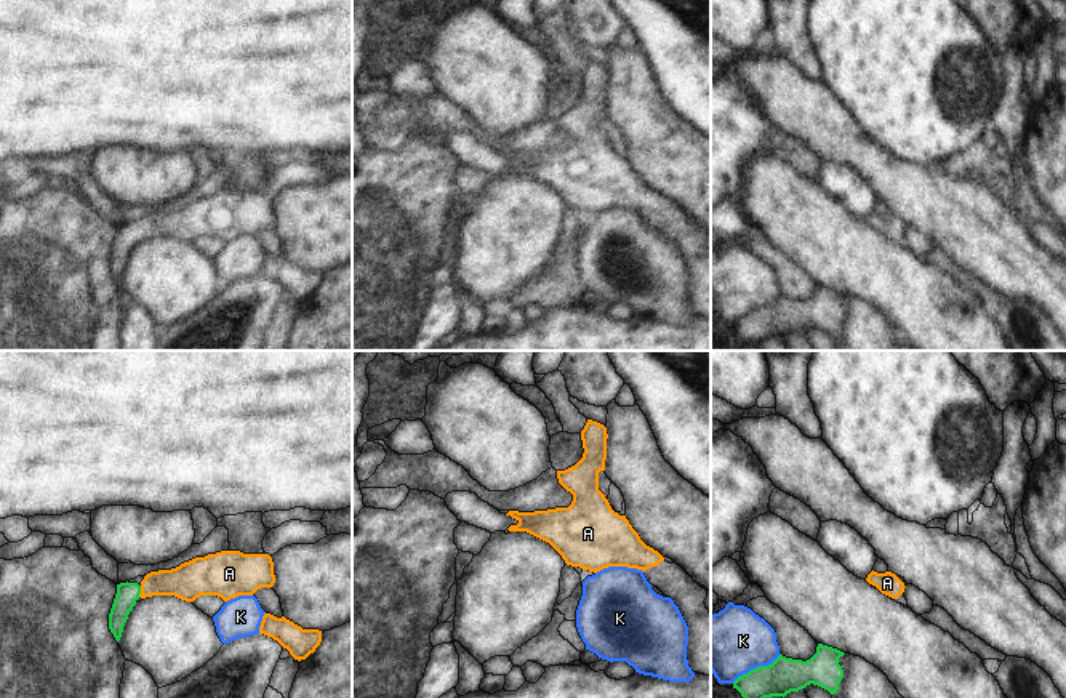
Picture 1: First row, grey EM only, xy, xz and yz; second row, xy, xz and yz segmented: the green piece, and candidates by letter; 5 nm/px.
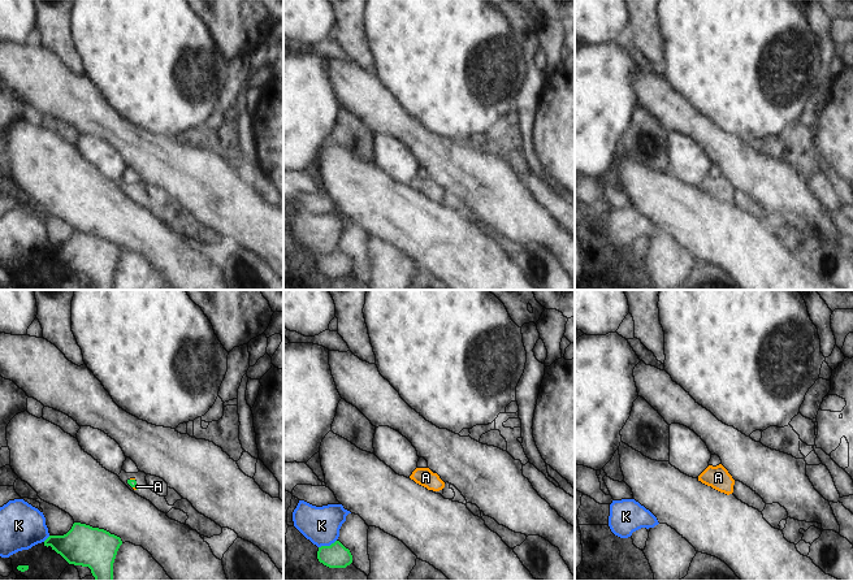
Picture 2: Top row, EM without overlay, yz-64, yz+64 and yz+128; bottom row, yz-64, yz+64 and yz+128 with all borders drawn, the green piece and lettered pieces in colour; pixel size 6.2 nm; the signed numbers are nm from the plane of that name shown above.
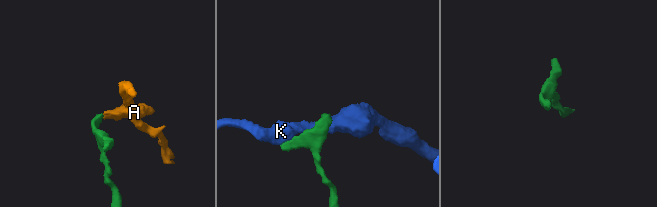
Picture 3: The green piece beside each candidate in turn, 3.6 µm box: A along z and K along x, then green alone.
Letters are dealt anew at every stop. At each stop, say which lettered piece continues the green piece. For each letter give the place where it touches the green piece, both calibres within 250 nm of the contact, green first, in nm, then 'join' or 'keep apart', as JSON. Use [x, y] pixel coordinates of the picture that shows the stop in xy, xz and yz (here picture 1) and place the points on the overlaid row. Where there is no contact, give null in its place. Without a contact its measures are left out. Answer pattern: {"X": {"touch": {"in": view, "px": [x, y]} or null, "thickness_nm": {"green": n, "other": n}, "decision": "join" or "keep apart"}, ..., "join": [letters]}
{"A": {"touch": {"in": "xy", "px": [140, 591]}, "thickness_nm": {"green": 110, "other": 190}, "decision": "join"}, "K": {"touch": {"in": "yz", "px": [756, 668]}, "thickness_nm": {"green": 180, "other": 340}, "decision": "keep apart"}, "join": ["A"]}

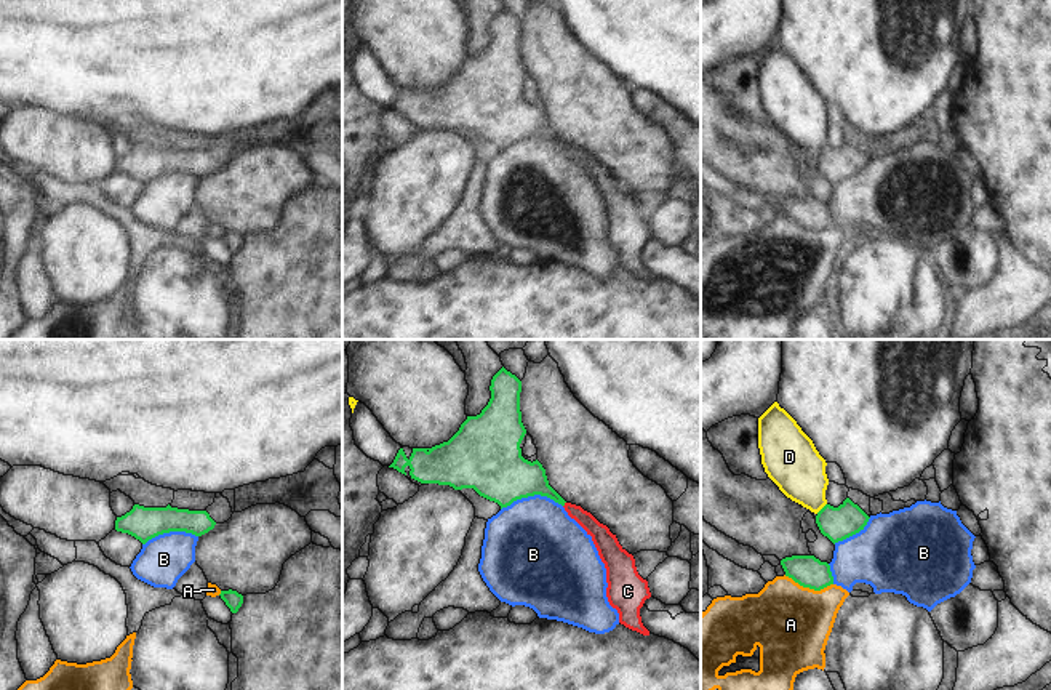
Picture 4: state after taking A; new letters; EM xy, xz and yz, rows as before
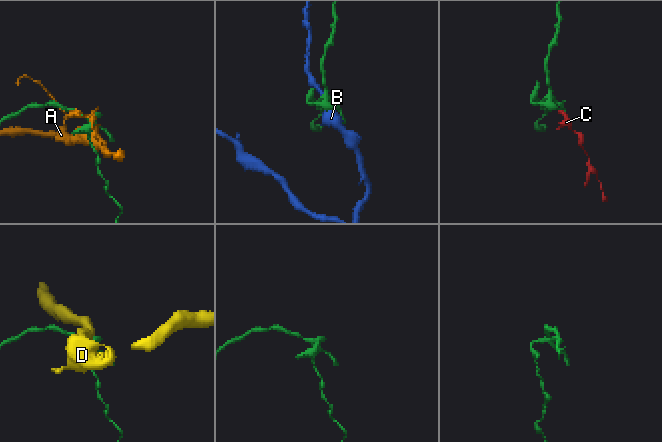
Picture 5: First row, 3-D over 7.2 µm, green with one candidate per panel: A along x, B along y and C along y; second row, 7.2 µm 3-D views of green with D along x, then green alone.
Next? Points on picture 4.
{"A": {"touch": {"in": "yz", "px": [808, 586]}, "thickness_nm": {"green": 160, "other": 400}, "decision": "keep apart"}, "B": {"touch": {"in": "xz", "px": [531, 495]}, "thickness_nm": {"green": 300, "other": 460}, "decision": "keep apart"}, "C": {"touch": {"in": "xz", "px": [563, 505]}, "thickness_nm": {"green": 190, "other": 100}, "decision": "join"}, "D": {"touch": {"in": "yz", "px": [823, 508]}, "thickness_nm": {"green": 170, "other": 280}, "decision": "keep apart"}, "join": ["C"]}

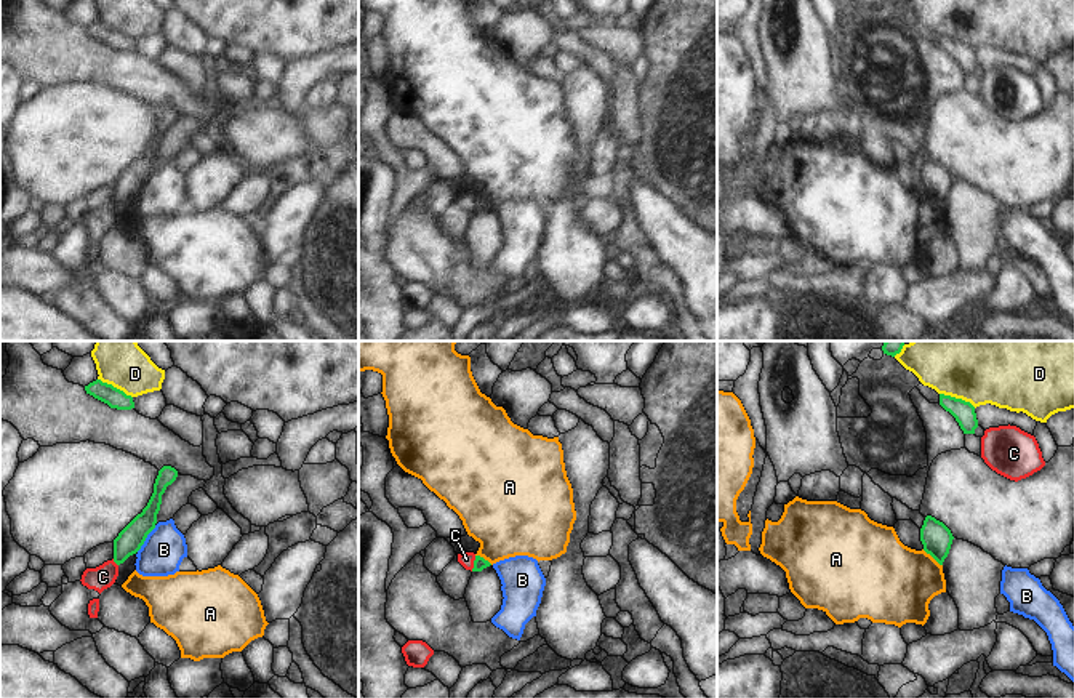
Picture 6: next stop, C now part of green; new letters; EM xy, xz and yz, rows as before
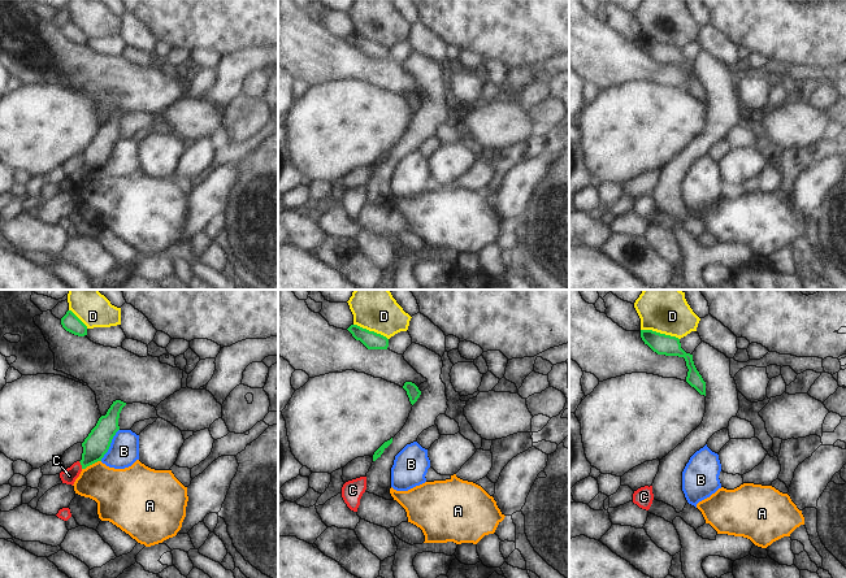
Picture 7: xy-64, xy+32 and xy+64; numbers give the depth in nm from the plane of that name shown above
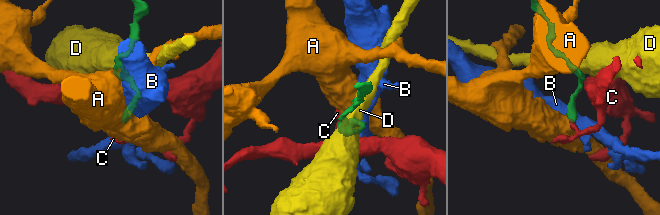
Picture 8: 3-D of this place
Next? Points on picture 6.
{"A": {"touch": {"in": "yz", "px": [932, 556]}, "thickness_nm": {"green": 160, "other": 400}, "decision": "keep apart"}, "B": {"touch": {"in": "xy", "px": [146, 537]}, "thickness_nm": {"green": 130, "other": 220}, "decision": "keep apart"}, "C": {"touch": {"in": "xz", "px": [474, 564]}, "thickness_nm": {"green": 60, "other": 80}, "decision": "keep apart"}, "D": {"touch": {"in": "yz", "px": [957, 399]}, "thickness_nm": {"green": 110, "other": 480}, "decision": "keep apart"}, "join": []}

